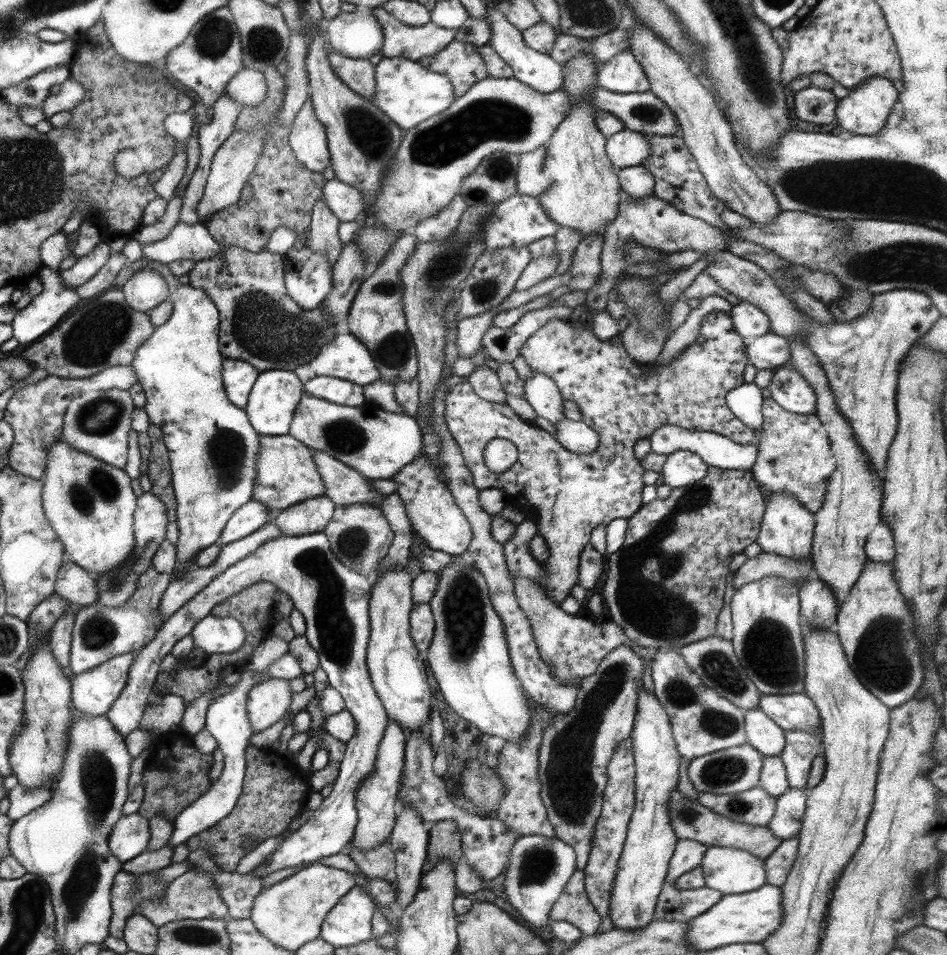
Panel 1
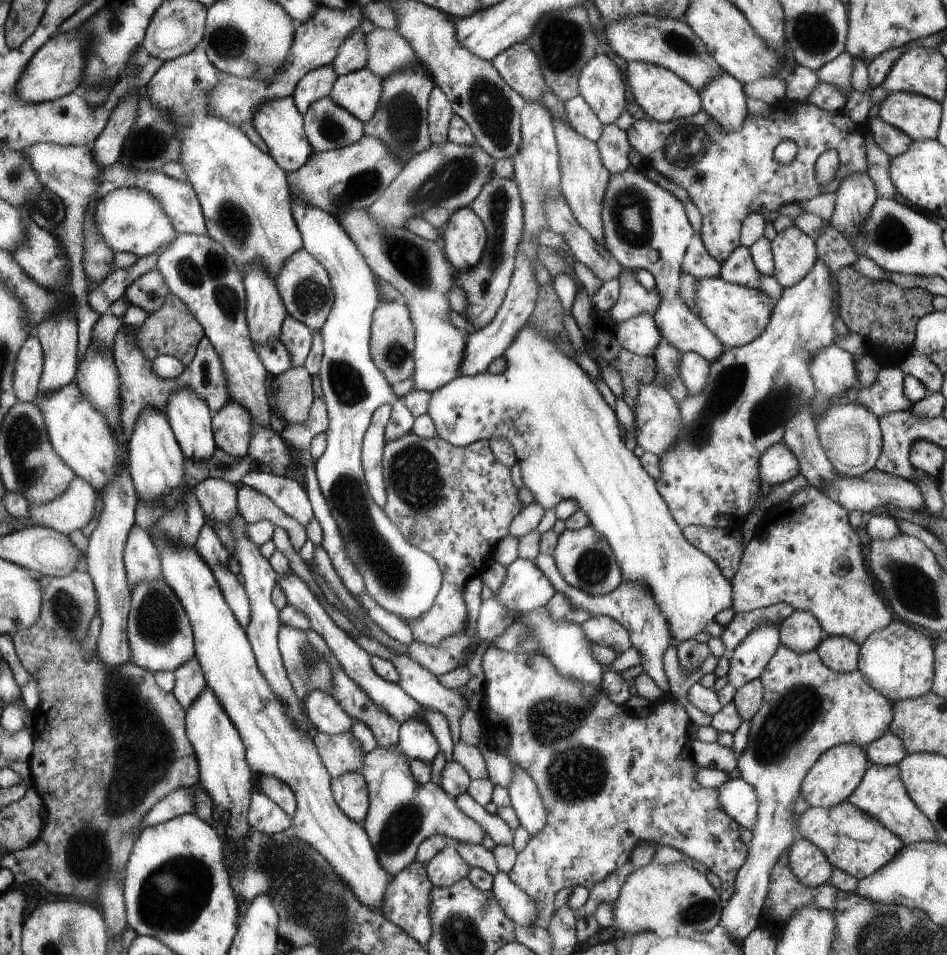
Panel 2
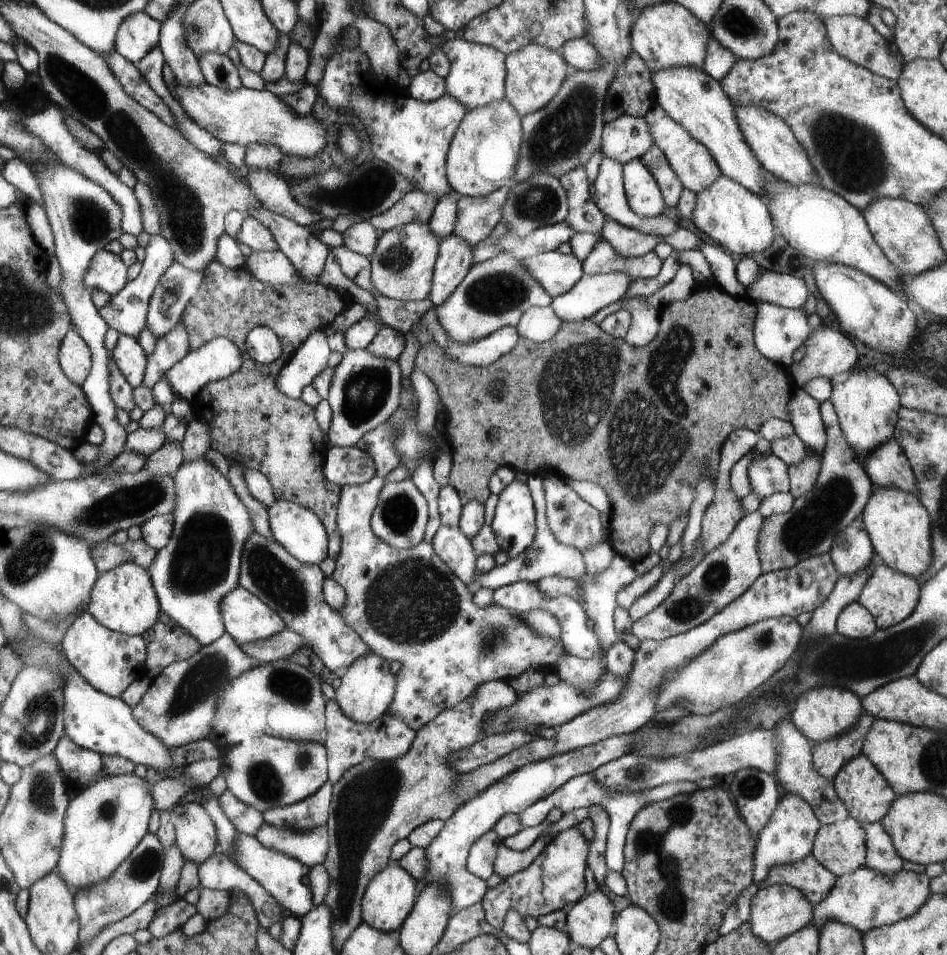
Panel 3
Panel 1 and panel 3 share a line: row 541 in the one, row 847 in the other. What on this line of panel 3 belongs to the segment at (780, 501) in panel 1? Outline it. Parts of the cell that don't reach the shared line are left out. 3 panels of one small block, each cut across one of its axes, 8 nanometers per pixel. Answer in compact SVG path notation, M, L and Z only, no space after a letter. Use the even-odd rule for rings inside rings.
M787 794L779 800L777 808L769 816L767 824L757 836L757 848L755 848L755 876L753 882L763 882L769 872L777 866L787 866L787 864L797 864L799 860L805 860L813 852L813 840L817 830L821 828L819 820L815 818L811 806L795 794Z

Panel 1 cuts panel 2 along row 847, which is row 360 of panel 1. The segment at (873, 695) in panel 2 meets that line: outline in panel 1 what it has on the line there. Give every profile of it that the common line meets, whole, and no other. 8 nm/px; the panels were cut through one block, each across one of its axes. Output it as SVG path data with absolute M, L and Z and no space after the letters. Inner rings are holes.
M763 334L761 338L755 338L747 342L747 360L749 364L759 370L777 370L779 366L789 366L791 360L791 344L785 338L779 338L775 334Z

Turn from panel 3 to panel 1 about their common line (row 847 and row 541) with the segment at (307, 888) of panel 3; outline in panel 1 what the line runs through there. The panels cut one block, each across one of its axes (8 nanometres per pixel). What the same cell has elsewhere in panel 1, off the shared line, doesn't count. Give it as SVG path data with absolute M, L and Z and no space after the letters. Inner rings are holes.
M271 522L271 524L261 526L261 530L257 530L255 534L249 534L247 538L241 538L239 542L221 546L221 554L219 554L217 562L213 562L207 568L193 568L193 572L187 574L187 576L183 576L181 580L171 580L171 584L165 588L165 594L161 596L161 602L157 606L157 616L165 622L189 598L193 598L199 590L203 590L217 574L225 572L231 564L235 564L237 560L245 558L257 546L261 546L263 542L267 542L267 540L271 540L275 536L281 536L281 532Z

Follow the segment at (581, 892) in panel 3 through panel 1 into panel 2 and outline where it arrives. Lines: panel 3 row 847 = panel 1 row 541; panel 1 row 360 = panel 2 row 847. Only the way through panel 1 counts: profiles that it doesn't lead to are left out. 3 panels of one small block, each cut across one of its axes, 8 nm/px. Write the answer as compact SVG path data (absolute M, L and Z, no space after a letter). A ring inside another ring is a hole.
M487 646L483 654L483 720L489 726L503 726L509 734L505 758L519 764L535 782L545 808L545 824L529 842L507 872L507 878L523 890L537 906L537 916L529 926L547 928L555 914L555 894L565 886L581 886L587 892L609 876L615 868L629 860L629 852L641 840L655 846L669 846L687 860L701 862L719 880L719 898L727 904L735 890L735 876L745 862L749 846L739 840L739 826L719 810L717 788L701 788L693 774L691 740L687 726L691 724L679 702L661 702L649 710L649 716L631 714L625 706L615 706L601 686L579 682L571 676L559 676L551 660L539 650L505 652Z

